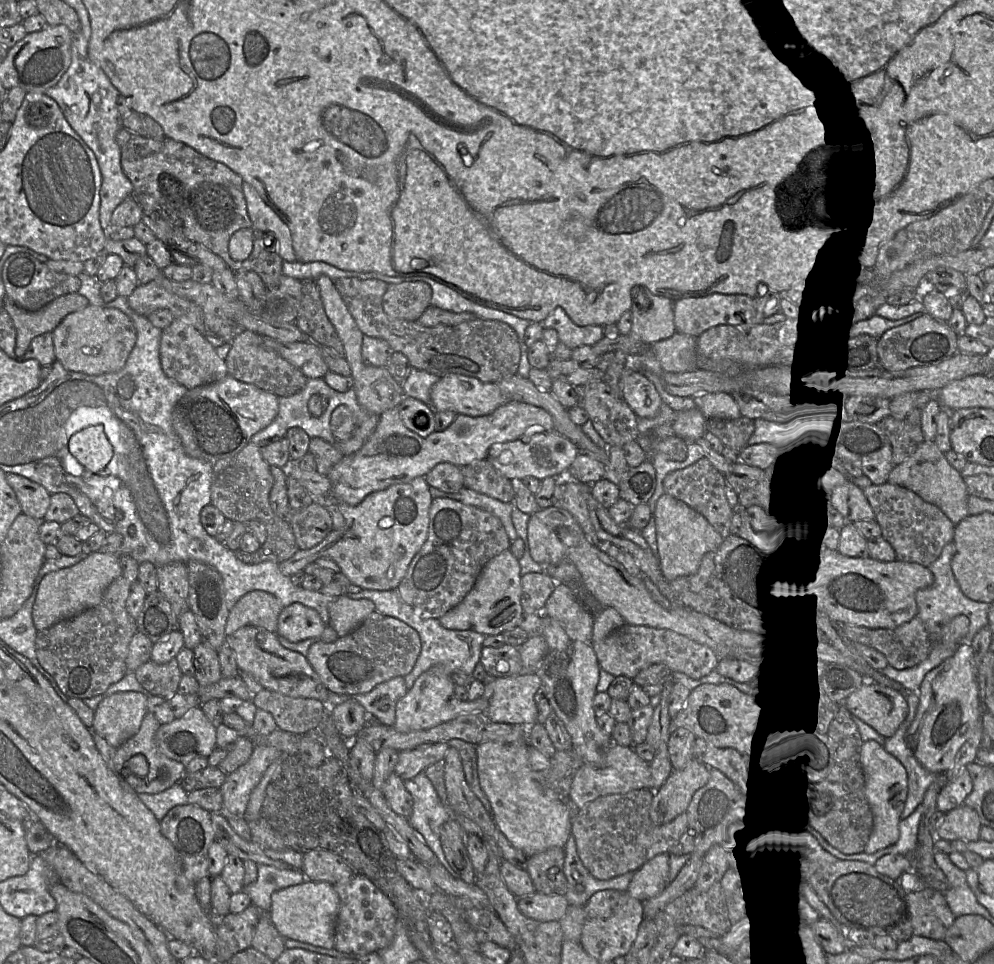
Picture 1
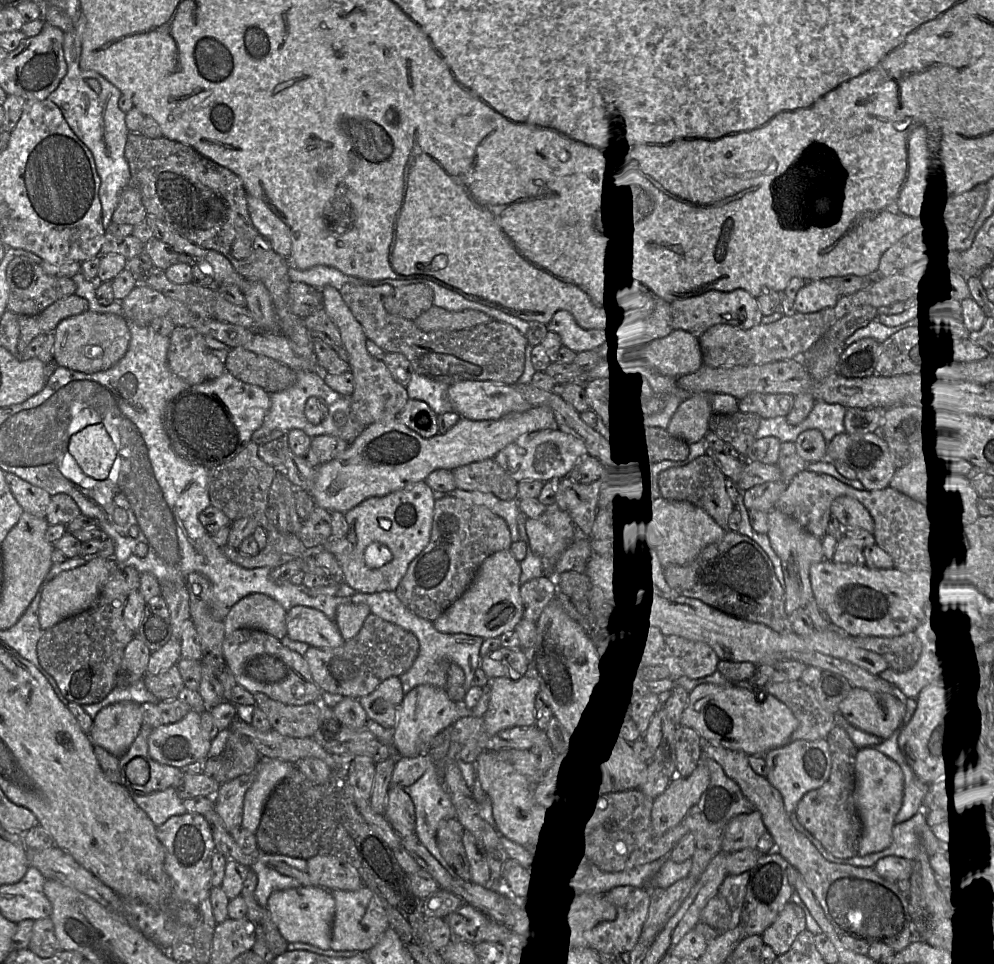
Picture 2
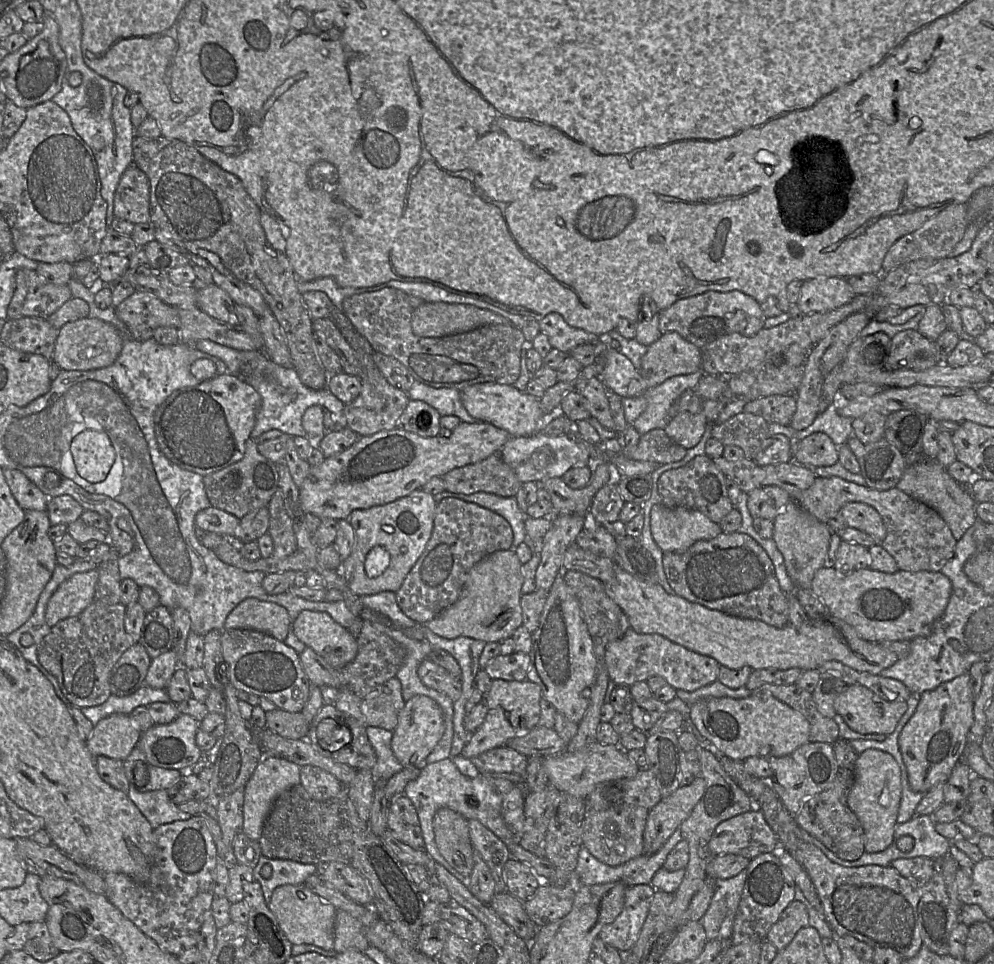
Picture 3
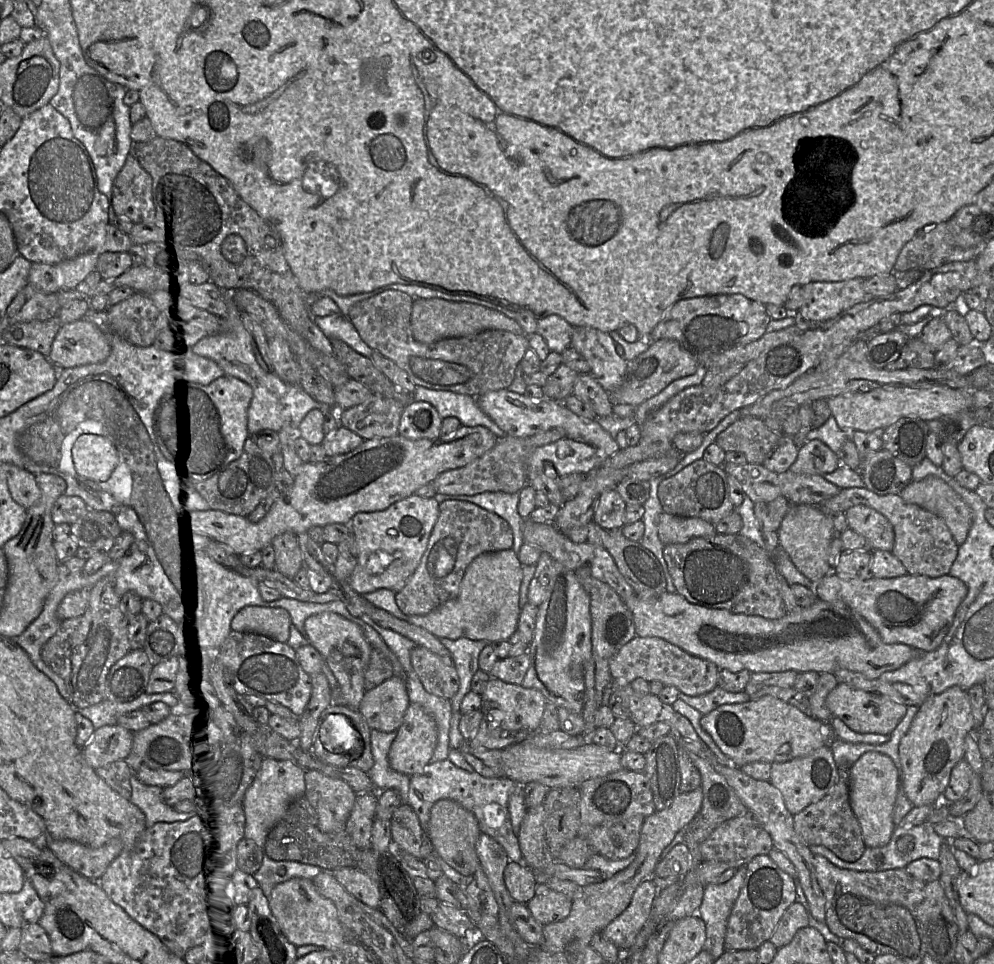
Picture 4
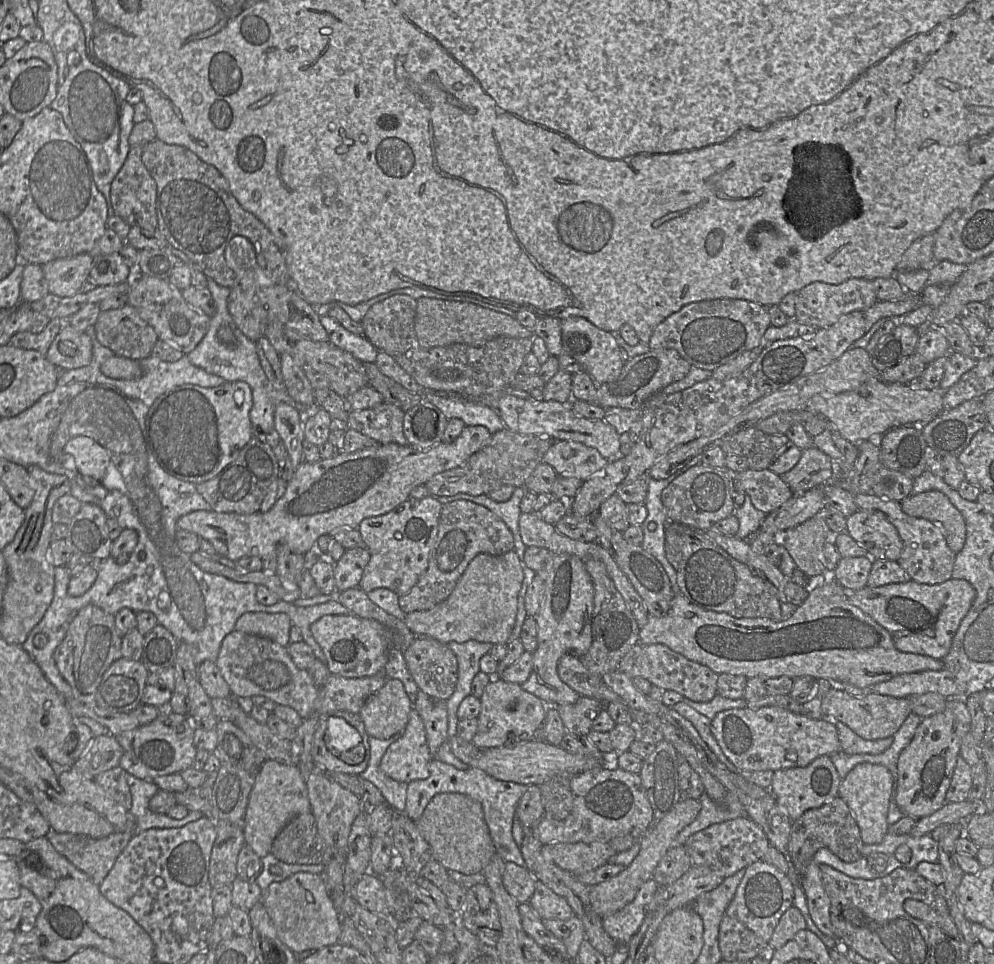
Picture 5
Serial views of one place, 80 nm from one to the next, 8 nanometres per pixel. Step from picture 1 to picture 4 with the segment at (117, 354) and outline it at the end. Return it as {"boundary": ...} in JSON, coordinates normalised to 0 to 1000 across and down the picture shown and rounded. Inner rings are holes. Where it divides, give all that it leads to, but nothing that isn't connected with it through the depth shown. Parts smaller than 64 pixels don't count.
{"boundary":[[[81,331],[62,337],[48,372],[66,383],[104,377],[111,366],[107,345],[94,334]]]}

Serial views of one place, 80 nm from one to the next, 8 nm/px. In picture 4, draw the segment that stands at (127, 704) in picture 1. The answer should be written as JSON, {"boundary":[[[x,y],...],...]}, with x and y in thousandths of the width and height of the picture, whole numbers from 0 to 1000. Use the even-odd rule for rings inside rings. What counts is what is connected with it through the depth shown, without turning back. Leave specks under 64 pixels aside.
{"boundary":[[[119,751],[106,752],[95,757],[93,766],[82,777],[82,783],[91,796],[98,798],[116,789],[126,788],[132,780],[133,770],[134,759],[131,757]]]}

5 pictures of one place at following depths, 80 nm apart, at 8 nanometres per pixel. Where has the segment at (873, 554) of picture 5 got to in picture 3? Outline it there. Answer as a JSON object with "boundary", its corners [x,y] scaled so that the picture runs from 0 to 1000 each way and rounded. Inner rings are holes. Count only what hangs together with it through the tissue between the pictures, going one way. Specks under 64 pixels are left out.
{"boundary":[[[854,521],[845,528],[852,547],[860,548],[875,555],[880,563],[887,564],[891,557],[891,547],[885,533],[875,524]]]}

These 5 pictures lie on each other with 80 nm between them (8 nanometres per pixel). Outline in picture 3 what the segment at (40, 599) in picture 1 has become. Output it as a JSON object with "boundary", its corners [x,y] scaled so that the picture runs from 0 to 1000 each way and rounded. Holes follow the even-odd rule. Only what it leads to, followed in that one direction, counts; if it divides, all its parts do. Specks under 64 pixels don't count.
{"boundary":[[[99,590],[72,596],[59,607],[45,633],[45,645],[51,651],[61,643],[84,635],[94,623]]]}

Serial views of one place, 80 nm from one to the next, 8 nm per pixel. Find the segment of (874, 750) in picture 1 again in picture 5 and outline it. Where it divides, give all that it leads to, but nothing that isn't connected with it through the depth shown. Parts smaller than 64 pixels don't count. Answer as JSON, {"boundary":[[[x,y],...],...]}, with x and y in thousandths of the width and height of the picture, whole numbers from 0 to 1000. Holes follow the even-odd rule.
{"boundary":[[[867,790],[861,794],[844,816],[844,827],[856,840],[869,876],[883,876],[893,864],[892,846],[898,816],[898,806],[888,794]]]}

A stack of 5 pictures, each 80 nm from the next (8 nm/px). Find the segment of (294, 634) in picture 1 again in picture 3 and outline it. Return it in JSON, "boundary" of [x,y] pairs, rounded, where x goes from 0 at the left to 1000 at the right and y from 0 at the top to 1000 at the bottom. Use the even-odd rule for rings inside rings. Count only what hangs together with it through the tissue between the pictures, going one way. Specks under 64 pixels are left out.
{"boundary":[[[305,633],[294,645],[293,651],[303,666],[323,679],[334,692],[346,692],[359,679],[359,663],[328,635]]]}

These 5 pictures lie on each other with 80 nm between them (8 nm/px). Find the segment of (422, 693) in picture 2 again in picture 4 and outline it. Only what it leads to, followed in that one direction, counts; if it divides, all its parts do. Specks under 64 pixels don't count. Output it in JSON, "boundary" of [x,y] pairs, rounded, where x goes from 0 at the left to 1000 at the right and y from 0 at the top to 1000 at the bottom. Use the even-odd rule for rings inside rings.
{"boundary":[[[412,729],[392,774],[392,796],[404,803],[423,803],[432,793],[441,768],[438,747],[423,731]]]}

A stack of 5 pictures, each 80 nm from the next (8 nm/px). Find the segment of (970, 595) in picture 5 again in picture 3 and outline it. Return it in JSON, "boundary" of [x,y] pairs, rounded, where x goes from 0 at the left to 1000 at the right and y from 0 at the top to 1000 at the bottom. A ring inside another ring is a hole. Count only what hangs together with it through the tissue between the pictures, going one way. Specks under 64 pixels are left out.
{"boundary":[[[832,585],[821,592],[816,613],[838,639],[856,648],[866,662],[876,666],[916,665],[924,660],[934,660],[937,657],[940,646],[951,635],[958,615],[958,606],[948,593],[914,593],[904,590],[900,594],[889,594],[873,588],[850,594],[841,591],[837,585]]]}

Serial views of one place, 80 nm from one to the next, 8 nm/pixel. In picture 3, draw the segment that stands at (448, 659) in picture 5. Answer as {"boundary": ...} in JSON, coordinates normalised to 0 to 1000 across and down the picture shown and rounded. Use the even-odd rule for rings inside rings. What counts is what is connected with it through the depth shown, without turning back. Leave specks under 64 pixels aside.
{"boundary":[[[432,683],[423,688],[421,700],[427,711],[448,720],[456,728],[465,720],[464,704],[456,702],[449,694]]]}

